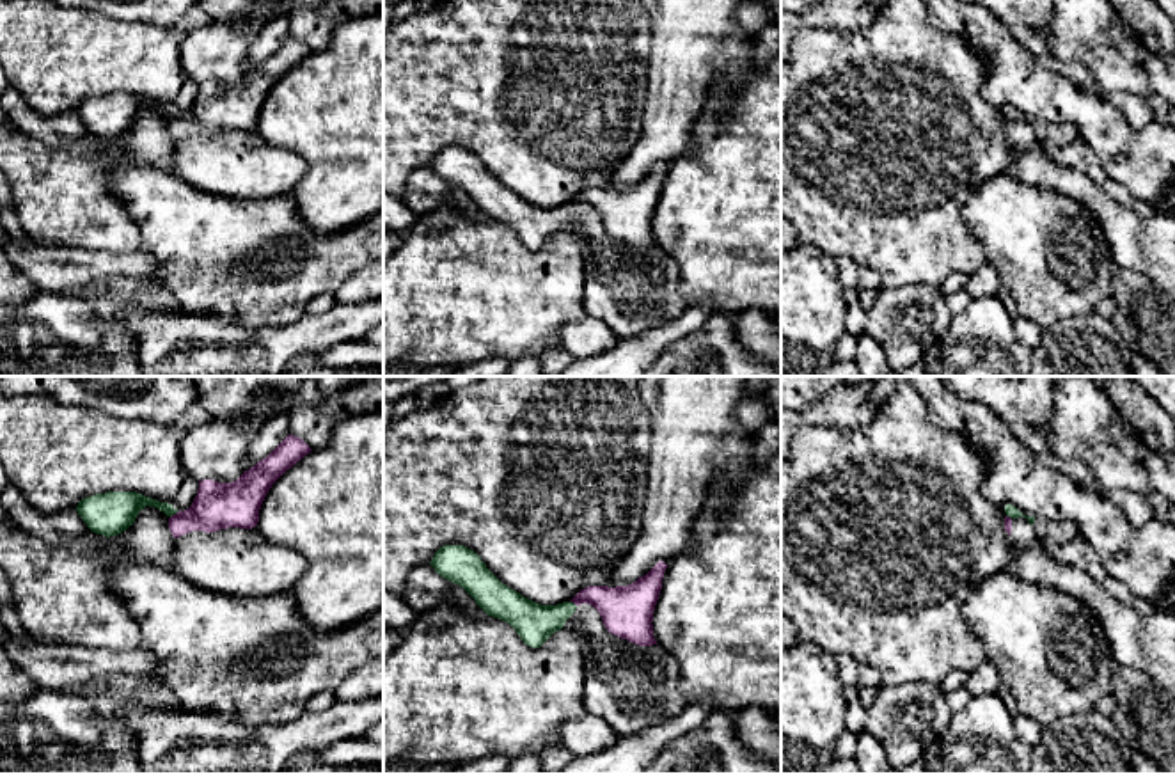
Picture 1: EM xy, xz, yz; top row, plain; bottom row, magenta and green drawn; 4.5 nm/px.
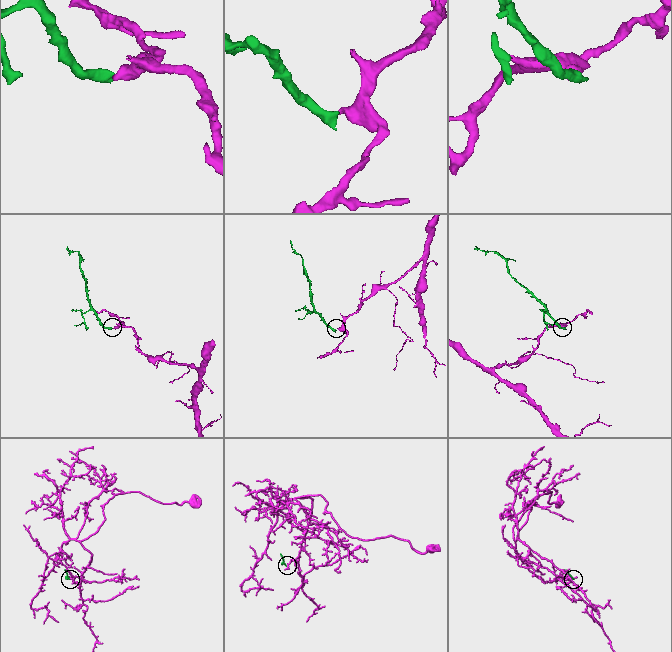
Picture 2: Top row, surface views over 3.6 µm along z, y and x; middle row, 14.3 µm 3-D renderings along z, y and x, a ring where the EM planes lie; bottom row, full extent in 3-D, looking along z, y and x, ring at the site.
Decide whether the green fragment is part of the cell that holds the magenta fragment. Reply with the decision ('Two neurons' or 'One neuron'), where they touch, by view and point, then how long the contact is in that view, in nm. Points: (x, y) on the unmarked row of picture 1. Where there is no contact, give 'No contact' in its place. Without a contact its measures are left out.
Two neurons. Touches magenta at xy (176, 116). Shared border 50 nm

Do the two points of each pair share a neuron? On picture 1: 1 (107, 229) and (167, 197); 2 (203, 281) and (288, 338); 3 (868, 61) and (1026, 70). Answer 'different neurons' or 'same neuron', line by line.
1: different neurons
2: different neurons
3: different neurons

